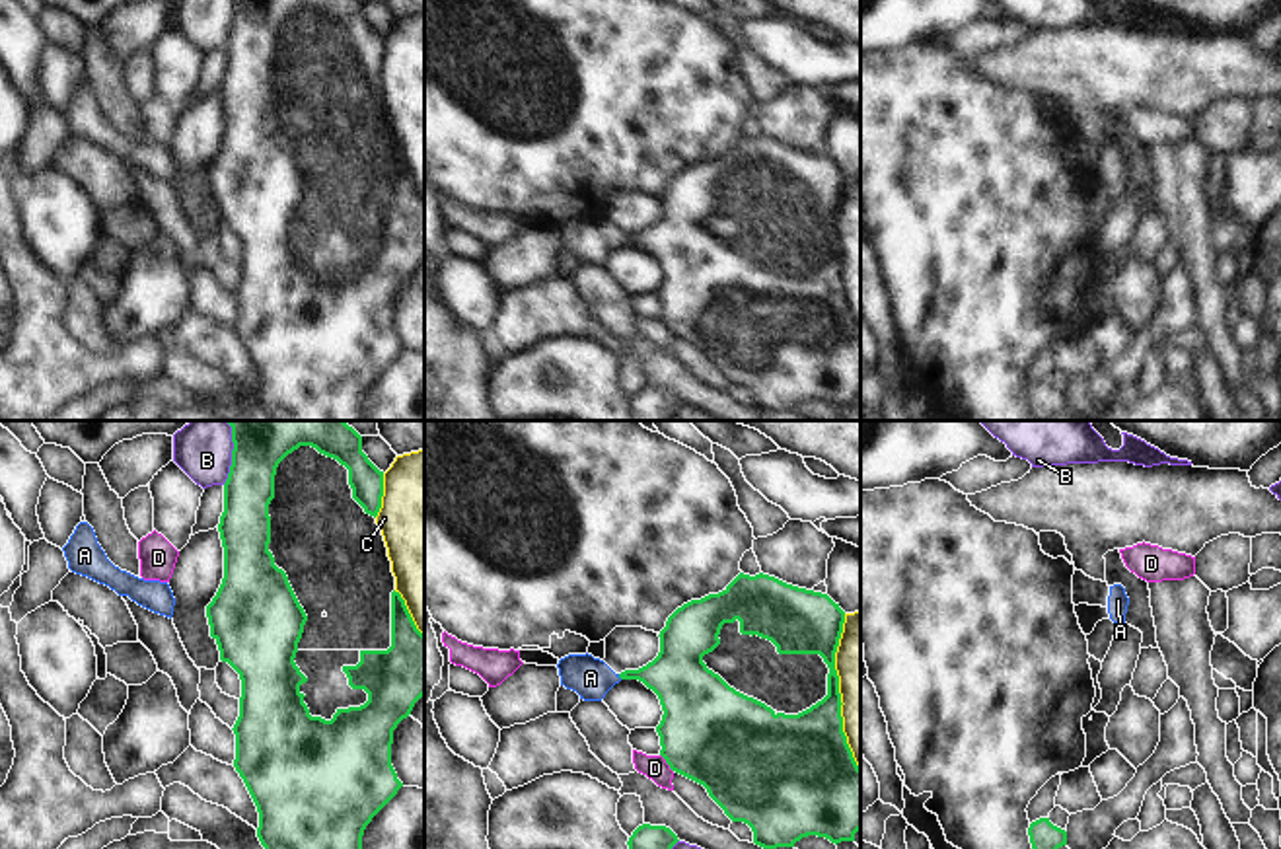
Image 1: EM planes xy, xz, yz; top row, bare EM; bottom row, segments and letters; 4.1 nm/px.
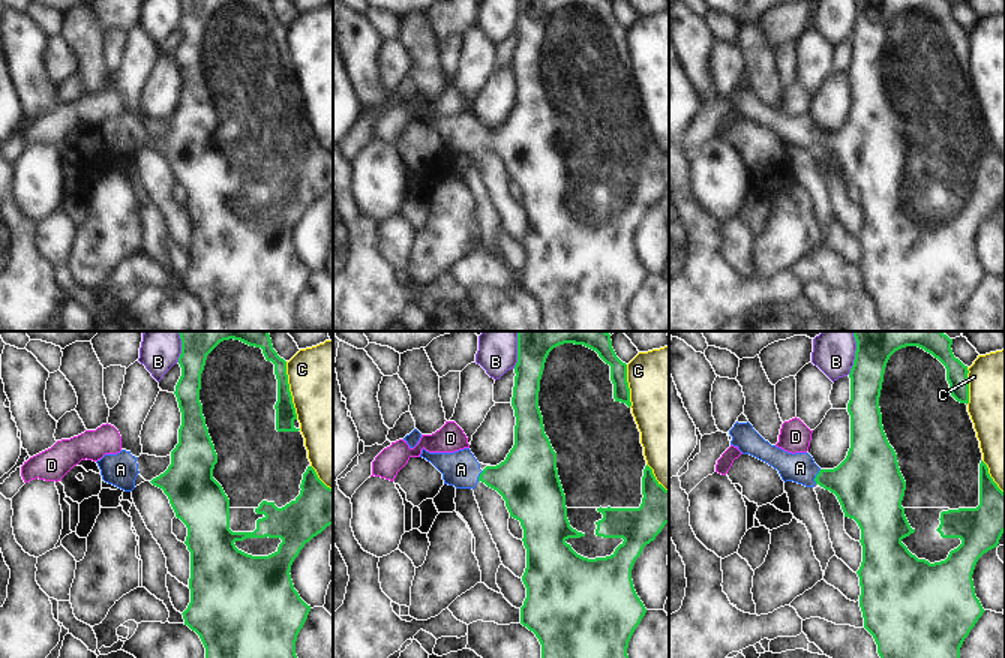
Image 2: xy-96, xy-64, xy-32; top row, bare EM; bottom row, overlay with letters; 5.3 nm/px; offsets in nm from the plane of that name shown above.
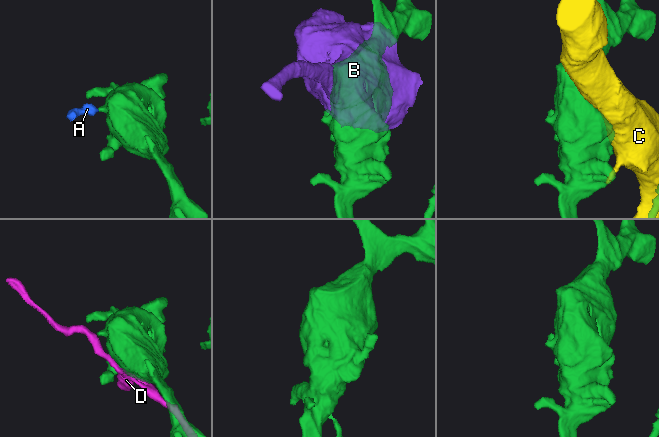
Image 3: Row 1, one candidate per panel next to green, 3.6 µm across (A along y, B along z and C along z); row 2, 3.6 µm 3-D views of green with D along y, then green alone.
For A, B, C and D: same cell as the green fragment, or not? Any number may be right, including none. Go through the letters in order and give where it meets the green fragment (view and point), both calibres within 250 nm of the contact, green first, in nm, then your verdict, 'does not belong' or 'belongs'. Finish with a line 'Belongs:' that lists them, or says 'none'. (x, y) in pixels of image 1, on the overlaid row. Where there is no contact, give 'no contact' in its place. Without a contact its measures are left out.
A: contact xz (620, 676); calibres 240 and 170 nm; belongs
B: contact xy (232, 452); calibres 320 and 240 nm; does not belong
C: contact xy (382, 495); calibres 140 and 360 nm; does not belong
D: contact xz (666, 762); calibres 420 and 100 nm; does not belong
Belongs: A

